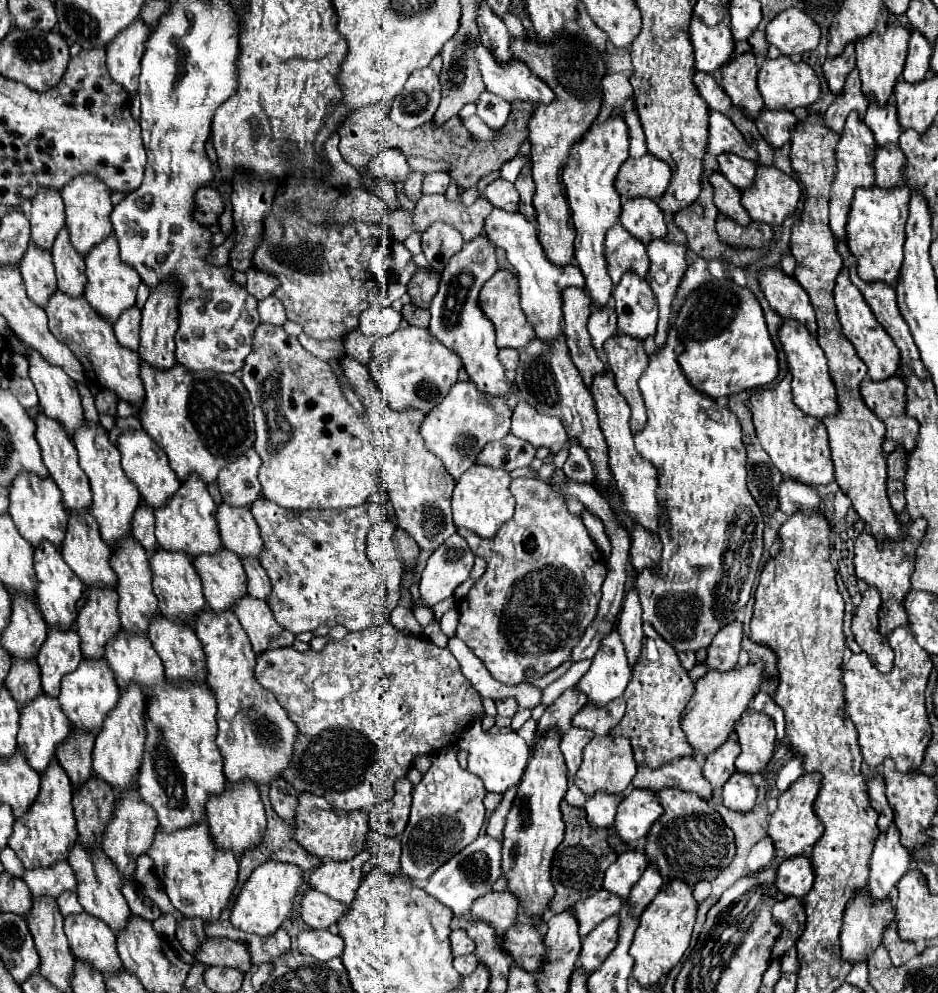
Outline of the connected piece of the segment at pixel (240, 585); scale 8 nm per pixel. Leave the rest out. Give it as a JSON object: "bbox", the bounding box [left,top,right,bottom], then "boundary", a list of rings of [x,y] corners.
{"bbox":[194,548,246,612],"boundary":[[[222,548],[216,554],[200,554],[194,568],[202,580],[204,596],[214,612],[232,610],[234,602],[246,596],[246,574],[238,554]]]}

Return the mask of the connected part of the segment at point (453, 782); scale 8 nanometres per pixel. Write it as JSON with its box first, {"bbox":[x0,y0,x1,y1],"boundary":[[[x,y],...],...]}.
{"bbox":[400,746,484,880],"boundary":[[[456,746],[442,748],[432,756],[432,768],[422,776],[422,782],[412,790],[412,810],[404,832],[400,834],[402,856],[400,868],[412,880],[426,880],[438,866],[458,854],[462,848],[478,838],[484,824],[484,796],[482,780],[468,770],[462,770],[456,760]]]}

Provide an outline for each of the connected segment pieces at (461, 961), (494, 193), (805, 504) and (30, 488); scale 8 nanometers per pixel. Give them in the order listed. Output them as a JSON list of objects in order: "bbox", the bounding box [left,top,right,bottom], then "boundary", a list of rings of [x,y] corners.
[{"bbox":[452,954,478,976],"boundary":[[[474,954],[458,956],[458,958],[454,958],[454,964],[452,966],[456,968],[456,972],[460,976],[470,976],[476,970],[476,966],[478,966],[478,958],[474,958]]]},{"bbox":[482,180,518,212],"boundary":[[[494,180],[490,182],[484,192],[482,198],[486,198],[492,206],[508,210],[508,212],[516,212],[518,210],[518,192],[514,190],[514,184],[508,180]]]},{"bbox":[776,480,820,514],"boundary":[[[782,480],[782,484],[776,490],[778,496],[778,508],[784,514],[796,514],[796,512],[812,512],[820,504],[820,496],[814,488],[796,482],[796,480]]]},{"bbox":[8,472,68,548],"boundary":[[[18,472],[18,476],[12,480],[10,486],[10,506],[8,514],[12,516],[18,532],[32,544],[38,546],[42,540],[50,540],[58,548],[62,548],[62,538],[66,532],[66,522],[68,522],[68,512],[62,504],[62,494],[56,486],[56,482],[48,478],[40,478],[38,474],[28,474],[28,472]]]}]

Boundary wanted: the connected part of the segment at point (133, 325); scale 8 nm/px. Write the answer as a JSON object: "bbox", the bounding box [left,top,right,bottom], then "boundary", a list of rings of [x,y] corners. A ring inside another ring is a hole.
{"bbox":[114,306,142,350],"boundary":[[[130,306],[116,320],[114,334],[116,334],[116,338],[118,338],[118,342],[122,346],[138,350],[138,346],[140,346],[140,336],[138,336],[138,332],[140,332],[140,318],[142,318],[140,308],[138,306]]]}

